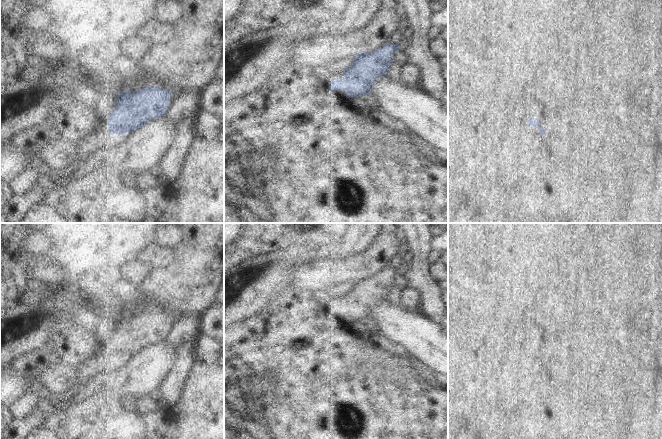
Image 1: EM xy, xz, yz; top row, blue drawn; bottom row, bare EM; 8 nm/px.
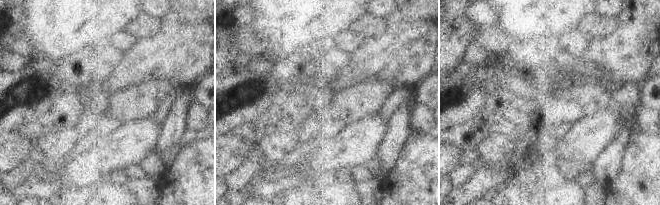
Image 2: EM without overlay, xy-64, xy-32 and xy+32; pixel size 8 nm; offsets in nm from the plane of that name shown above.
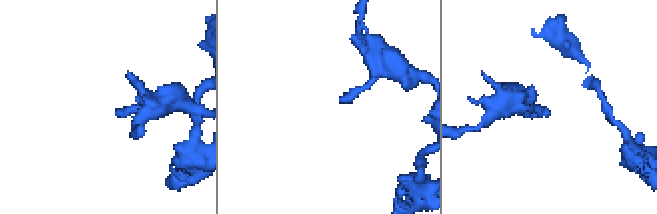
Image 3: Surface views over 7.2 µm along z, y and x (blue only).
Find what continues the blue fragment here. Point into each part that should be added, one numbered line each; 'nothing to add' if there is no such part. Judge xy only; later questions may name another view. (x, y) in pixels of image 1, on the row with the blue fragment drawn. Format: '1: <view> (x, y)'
nothing to add

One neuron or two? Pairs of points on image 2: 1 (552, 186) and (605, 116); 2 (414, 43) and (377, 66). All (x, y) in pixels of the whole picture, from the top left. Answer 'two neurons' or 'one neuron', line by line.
1: two neurons
2: one neuron

